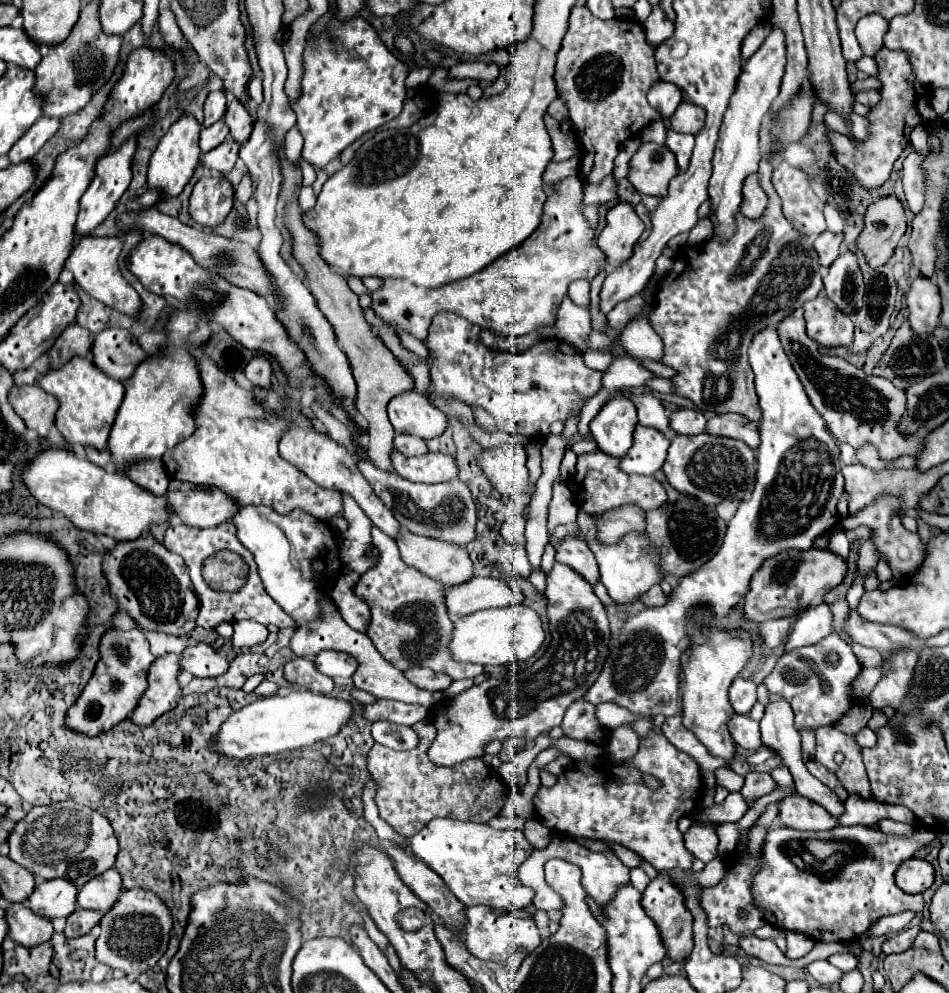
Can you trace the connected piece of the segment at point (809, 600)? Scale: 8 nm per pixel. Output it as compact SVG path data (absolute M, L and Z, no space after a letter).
M804 550L804 552L780 552L752 576L750 592L744 600L744 622L764 622L778 620L786 616L796 616L808 608L820 606L824 594L836 588L846 578L846 560L830 550Z

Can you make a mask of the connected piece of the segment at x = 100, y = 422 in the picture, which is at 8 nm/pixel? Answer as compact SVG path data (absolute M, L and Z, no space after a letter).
M76 358L76 360L70 360L60 370L48 370L42 376L40 384L42 384L42 390L56 396L60 402L60 408L56 412L56 428L66 438L66 442L104 450L108 444L112 420L124 398L122 382L100 372L88 358Z

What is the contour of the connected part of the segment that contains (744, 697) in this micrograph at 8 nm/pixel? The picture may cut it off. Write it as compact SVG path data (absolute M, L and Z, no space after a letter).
M734 678L730 690L730 704L734 708L736 714L750 714L754 702L756 702L756 684L752 680L744 680L744 678Z

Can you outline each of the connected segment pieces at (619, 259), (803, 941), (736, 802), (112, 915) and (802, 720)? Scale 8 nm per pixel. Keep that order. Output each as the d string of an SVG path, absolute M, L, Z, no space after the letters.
M618 202L608 210L606 228L598 236L598 248L606 254L608 268L616 268L632 256L632 248L642 232L644 222L630 202Z
M786 931L786 935L787 951L785 955L790 959L805 956L815 945L814 940L811 940L808 936L800 932Z
M732 792L726 796L726 800L722 804L714 804L710 808L702 808L700 814L692 816L694 824L696 822L706 822L706 820L712 820L712 822L738 822L748 810L748 804L746 800L742 798L740 792Z
M126 890L116 908L112 912L104 914L100 920L102 932L96 940L96 958L98 962L114 968L114 970L124 970L128 976L138 976L152 966L164 956L168 948L168 940L172 934L172 914L164 902L154 892L144 892L144 890Z
M820 642L802 648L798 654L784 654L772 674L764 678L764 684L770 692L782 694L790 702L794 710L794 726L798 730L816 730L820 726L832 726L852 706L850 684L858 672L860 664L848 642Z

